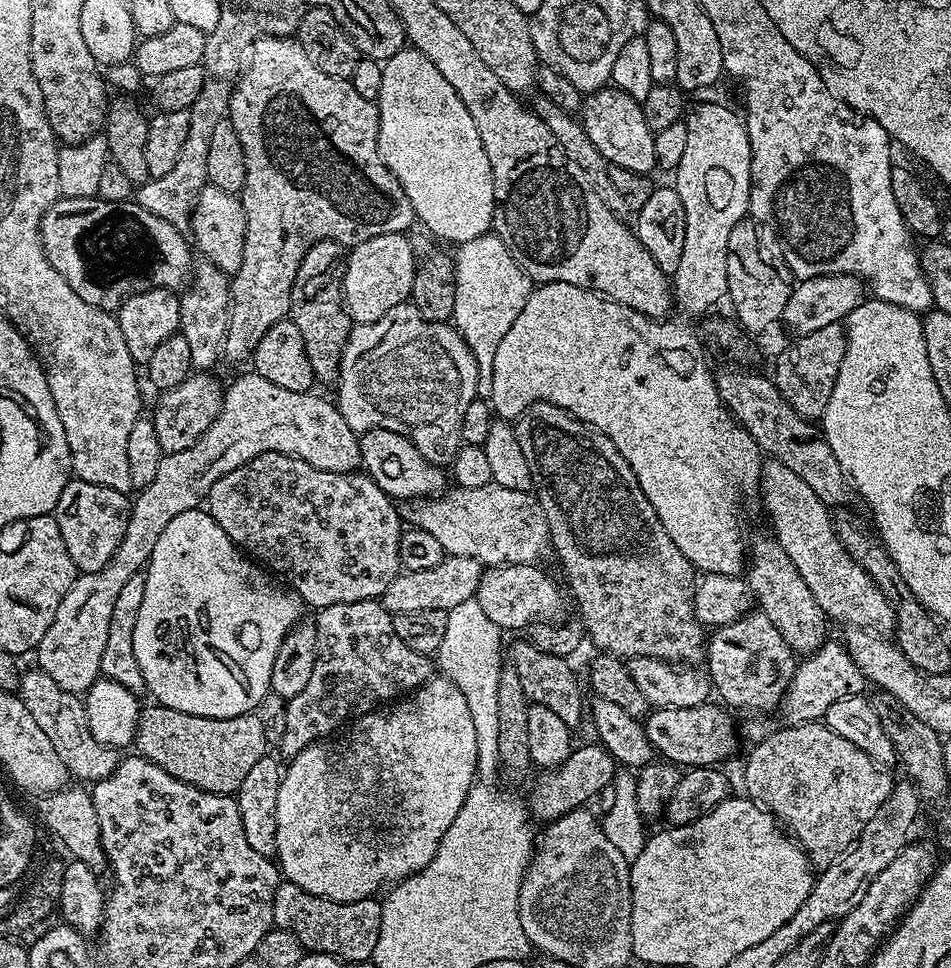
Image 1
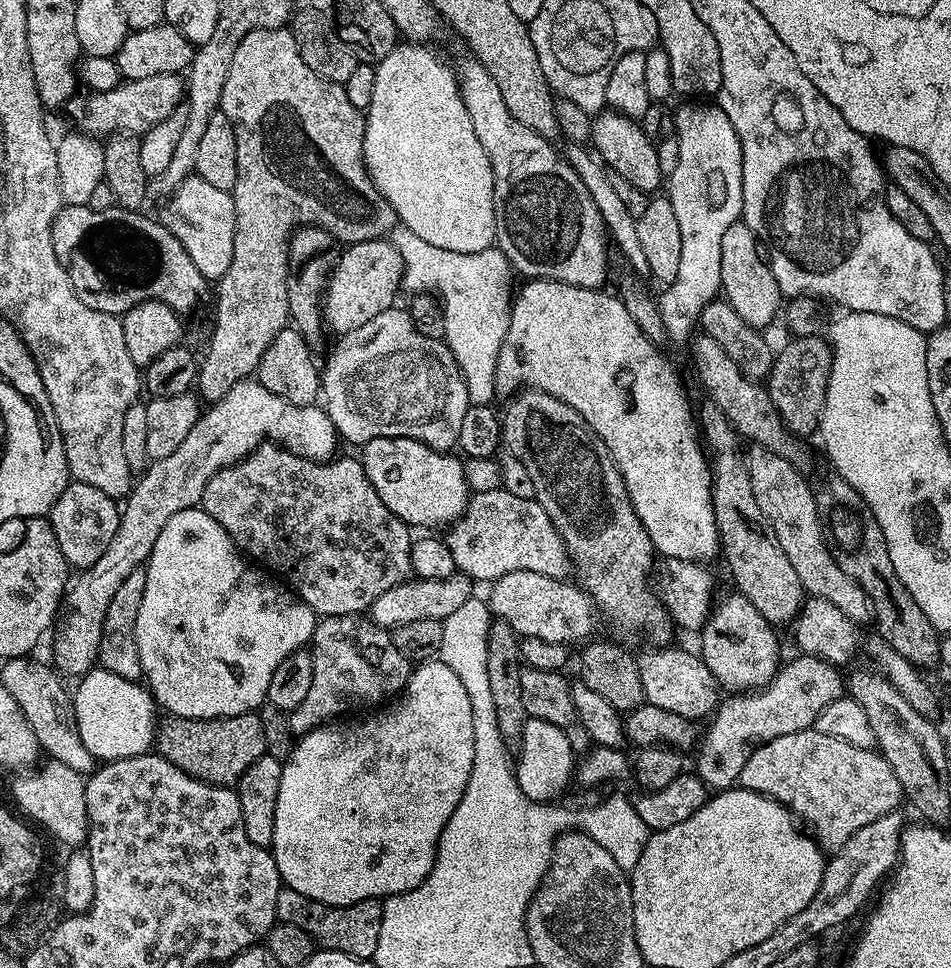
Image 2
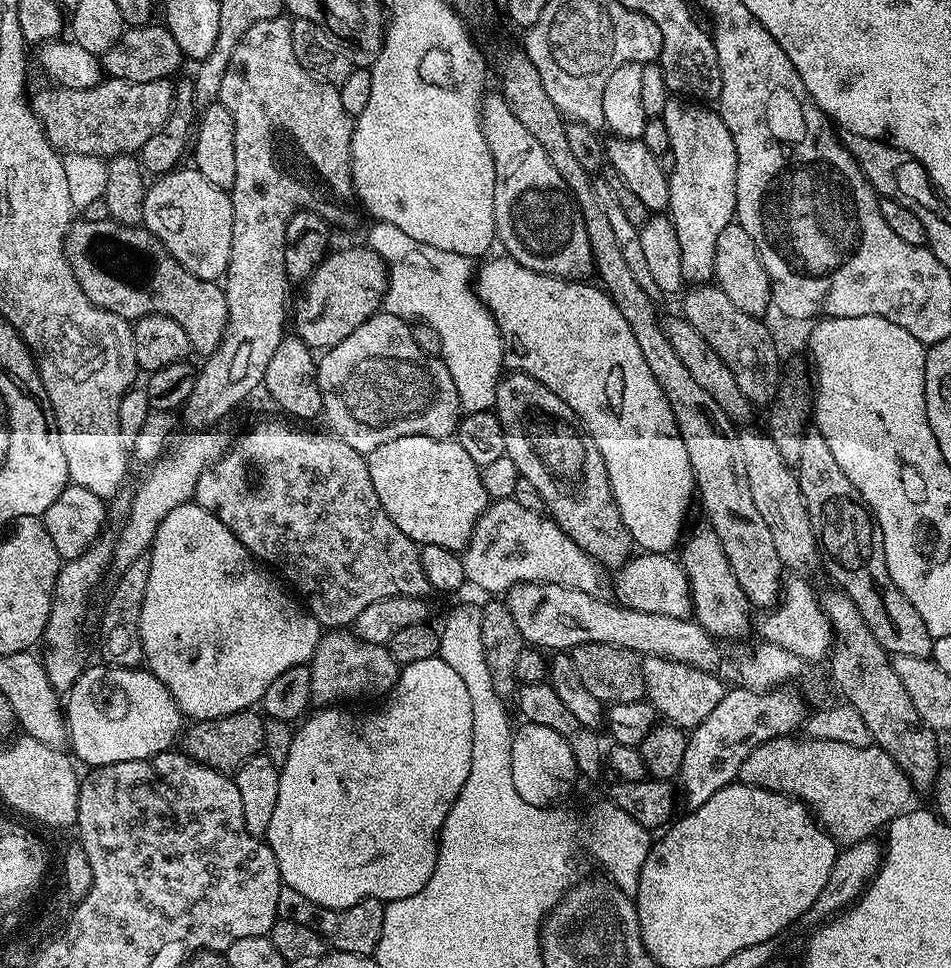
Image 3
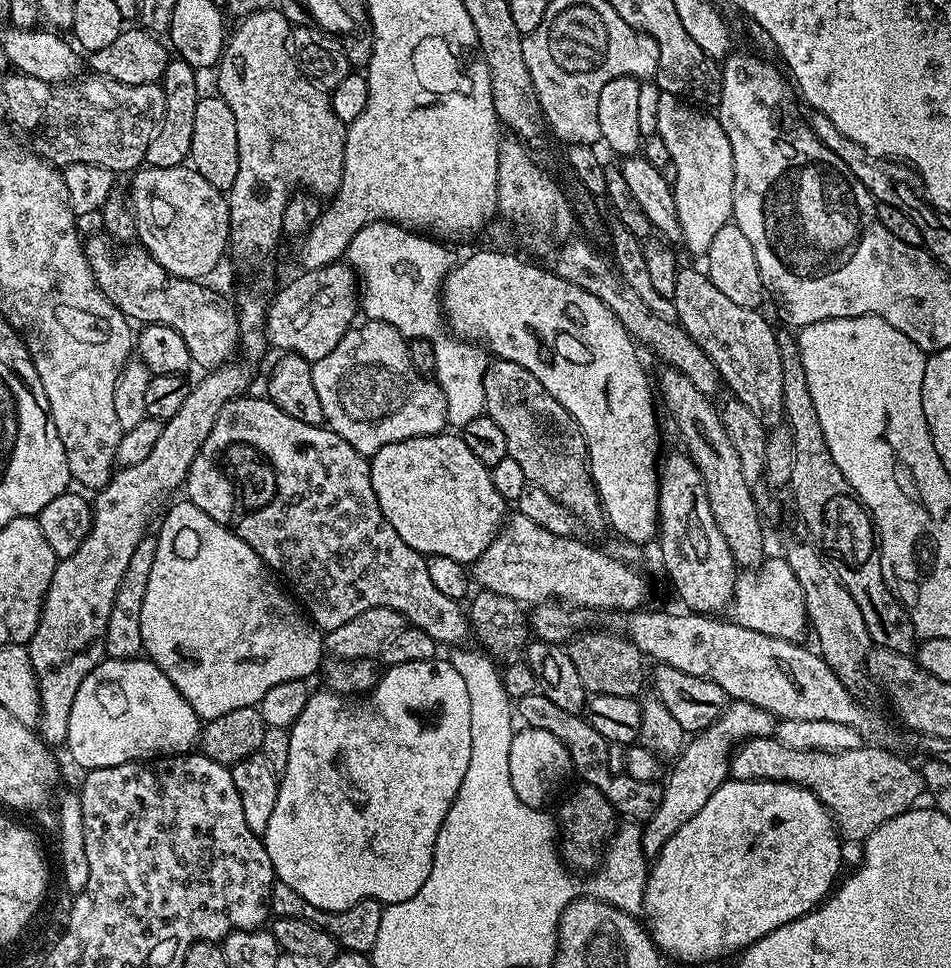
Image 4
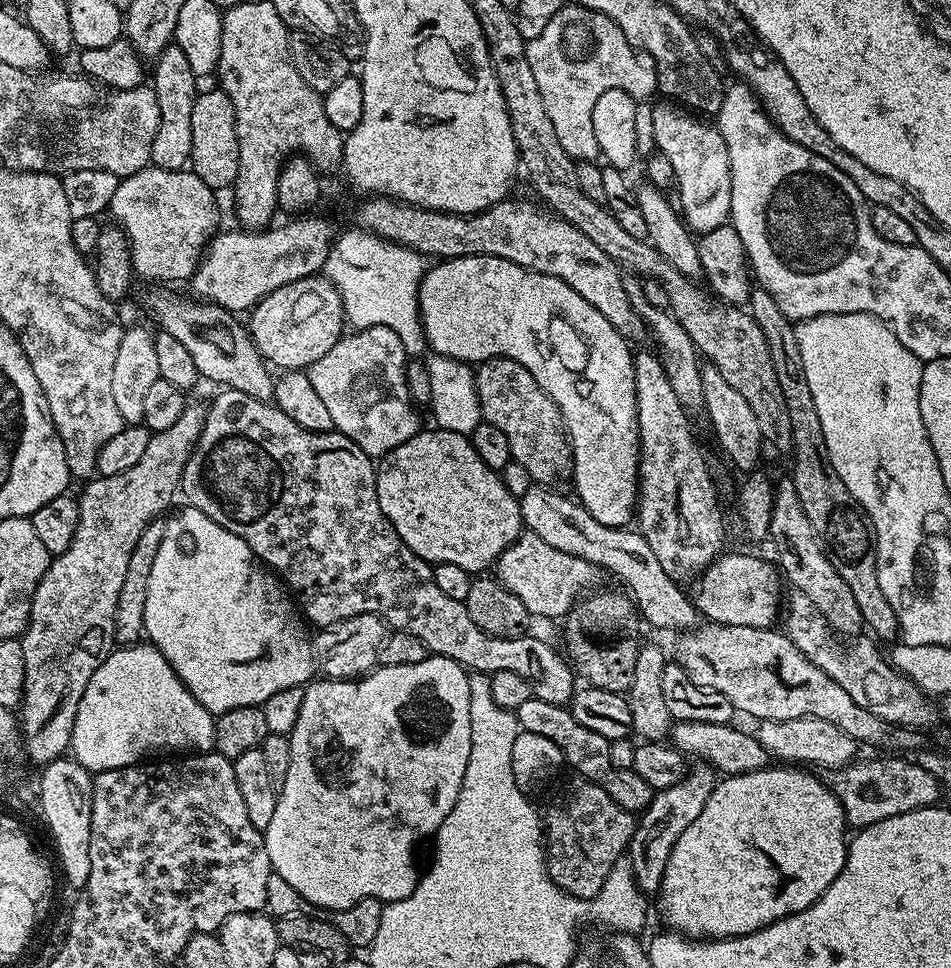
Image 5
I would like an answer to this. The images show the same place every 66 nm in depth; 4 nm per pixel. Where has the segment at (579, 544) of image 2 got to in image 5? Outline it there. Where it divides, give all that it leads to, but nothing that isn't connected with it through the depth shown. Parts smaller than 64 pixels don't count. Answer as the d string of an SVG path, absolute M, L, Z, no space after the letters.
M494 356L481 364L484 365L480 369L477 367L474 375L482 420L502 430L509 442L512 460L527 470L529 481L545 486L559 485L559 480L567 481L572 474L572 445L568 442L568 433L564 431L562 414L550 394L546 394L546 390L534 382L534 374L530 374L526 366L514 362L508 356Z

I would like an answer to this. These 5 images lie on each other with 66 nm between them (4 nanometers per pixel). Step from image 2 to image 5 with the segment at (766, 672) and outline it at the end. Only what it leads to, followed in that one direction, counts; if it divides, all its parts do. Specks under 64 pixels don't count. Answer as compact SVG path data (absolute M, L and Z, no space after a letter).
M637 351L632 357L640 435L640 482L634 520L646 542L650 542L650 550L654 550L662 570L666 570L666 574L670 574L673 580L684 582L691 574L692 568L709 568L716 557L721 555L723 548L720 547L724 544L724 516L720 513L720 500L716 497L716 484L712 481L708 460L692 433L692 424L688 421L689 413L684 404L678 402L678 394L674 394L674 389L670 387L670 378L666 378L666 370L659 355L655 351L652 352Z

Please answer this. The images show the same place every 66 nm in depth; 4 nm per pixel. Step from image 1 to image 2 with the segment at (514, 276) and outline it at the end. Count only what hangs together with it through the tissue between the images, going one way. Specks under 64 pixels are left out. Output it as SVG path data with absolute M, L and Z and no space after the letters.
M403 226L393 228L390 239L398 254L402 254L403 287L407 291L409 288L409 293L412 294L434 290L439 299L445 320L443 339L462 370L469 405L491 405L498 395L498 354L506 338L512 313L513 267L496 246L474 254L458 254L454 250L441 250L439 246L430 246L430 242L422 242L422 238L414 234L414 230Z

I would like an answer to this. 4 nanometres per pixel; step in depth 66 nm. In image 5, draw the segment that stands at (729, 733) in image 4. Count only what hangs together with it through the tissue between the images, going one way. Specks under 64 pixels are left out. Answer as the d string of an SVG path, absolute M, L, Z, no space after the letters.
M696 762L685 771L684 776L674 786L661 788L655 793L650 806L644 809L636 821L636 829L632 841L628 844L626 859L632 867L632 873L640 891L645 894L656 894L660 891L662 874L666 874L666 862L670 862L670 850L674 850L674 842L682 838L682 830L702 814L706 802L710 802L710 794L718 783L718 773L707 762Z

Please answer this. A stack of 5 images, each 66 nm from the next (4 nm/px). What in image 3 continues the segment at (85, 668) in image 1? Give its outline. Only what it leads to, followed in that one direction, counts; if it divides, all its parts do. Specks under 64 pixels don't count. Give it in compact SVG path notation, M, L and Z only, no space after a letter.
M196 430L184 440L184 445L177 450L176 456L169 455L161 459L151 469L152 473L144 480L144 485L132 498L132 506L128 510L128 518L120 532L114 538L112 546L112 568L123 570L138 558L149 555L156 537L158 526L170 510L189 503L195 497L198 478L211 468L226 451L226 440L220 430Z

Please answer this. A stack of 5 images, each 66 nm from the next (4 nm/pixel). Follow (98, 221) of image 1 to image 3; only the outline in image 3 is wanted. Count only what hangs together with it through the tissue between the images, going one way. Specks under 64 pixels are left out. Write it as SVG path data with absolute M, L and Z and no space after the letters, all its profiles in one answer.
M109 219L100 222L73 223L66 241L68 260L71 262L78 284L102 310L110 314L118 314L123 320L135 322L144 316L165 316L174 318L182 330L186 330L188 342L193 353L201 352L201 357L207 358L216 351L216 347L224 341L224 331L228 325L226 314L226 294L223 287L214 280L200 280L190 270L183 266L168 253L166 246L154 233L143 226L119 224Z

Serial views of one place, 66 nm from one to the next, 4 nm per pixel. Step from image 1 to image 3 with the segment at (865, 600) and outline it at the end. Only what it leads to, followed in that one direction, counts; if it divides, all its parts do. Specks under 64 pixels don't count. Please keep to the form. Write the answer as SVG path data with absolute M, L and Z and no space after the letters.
M741 431L738 442L742 446L746 478L750 478L750 494L754 497L754 506L758 506L758 514L762 514L766 526L770 526L770 535L774 538L774 550L778 550L778 558L784 563L785 569L804 570L800 568L806 567L812 559L817 559L818 545L804 500L800 497L795 471L782 460L767 431Z

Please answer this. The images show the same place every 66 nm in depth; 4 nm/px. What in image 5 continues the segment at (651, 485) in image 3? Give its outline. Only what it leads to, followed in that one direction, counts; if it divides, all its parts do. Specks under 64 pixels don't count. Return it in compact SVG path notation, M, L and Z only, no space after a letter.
M459 256L453 260L441 259L427 269L424 278L420 282L420 326L423 339L429 344L431 350L437 356L448 356L451 360L471 361L471 356L479 358L491 358L494 356L508 356L514 362L526 366L530 374L534 374L534 382L550 394L552 401L558 406L558 410L564 419L564 431L568 433L568 442L572 445L572 474L570 484L576 487L575 499L590 515L598 518L602 526L614 526L615 528L627 528L633 523L636 505L638 503L638 485L640 482L640 435L638 434L638 414L636 413L636 395L634 394L634 372L632 366L633 349L629 341L624 339L582 294L574 294L566 282L558 278L550 278L546 274L527 272L522 266L514 262L506 262L506 258L497 256Z

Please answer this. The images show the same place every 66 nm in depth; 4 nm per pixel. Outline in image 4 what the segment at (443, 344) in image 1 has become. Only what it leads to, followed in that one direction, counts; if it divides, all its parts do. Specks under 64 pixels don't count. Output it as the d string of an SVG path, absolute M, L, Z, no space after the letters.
M381 320L363 321L364 325L349 328L346 335L326 354L326 358L312 364L314 390L322 401L322 414L327 427L337 432L354 450L371 457L383 444L398 442L415 436L438 436L448 424L446 398L435 379L421 375L411 361L409 341L394 326Z

